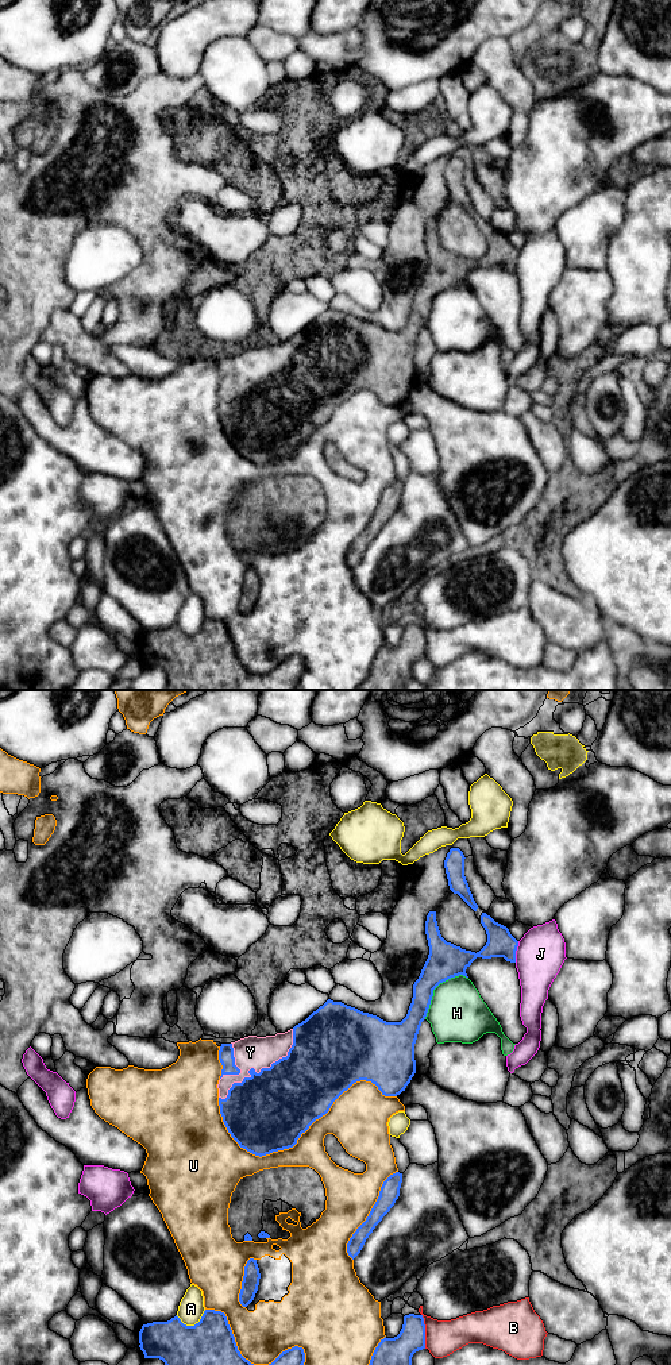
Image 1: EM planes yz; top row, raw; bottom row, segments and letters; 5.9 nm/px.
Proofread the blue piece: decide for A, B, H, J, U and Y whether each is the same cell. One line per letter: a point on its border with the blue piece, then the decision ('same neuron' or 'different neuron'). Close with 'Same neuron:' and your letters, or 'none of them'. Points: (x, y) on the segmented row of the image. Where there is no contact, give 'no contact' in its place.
A: yz (192, 1326) | different neuron
B: yz (424, 1331) | different neuron
H: yz (436, 986) | different neuron
J: yz (515, 952) | different neuron
U: yz (299, 1137) | different neuron
Y: yz (261, 1071) | same neuron
Same neuron: Y

